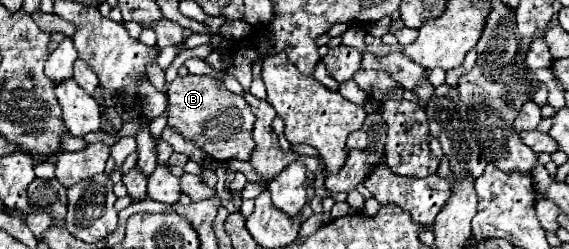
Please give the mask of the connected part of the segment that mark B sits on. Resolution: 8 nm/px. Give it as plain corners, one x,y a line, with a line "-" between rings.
186,74
176,76
168,86
168,126
174,128
186,140
192,140
202,148
210,158
248,161
256,144
252,137
252,128
256,116
252,114
248,102
242,96
232,94
224,88
222,80
204,74

